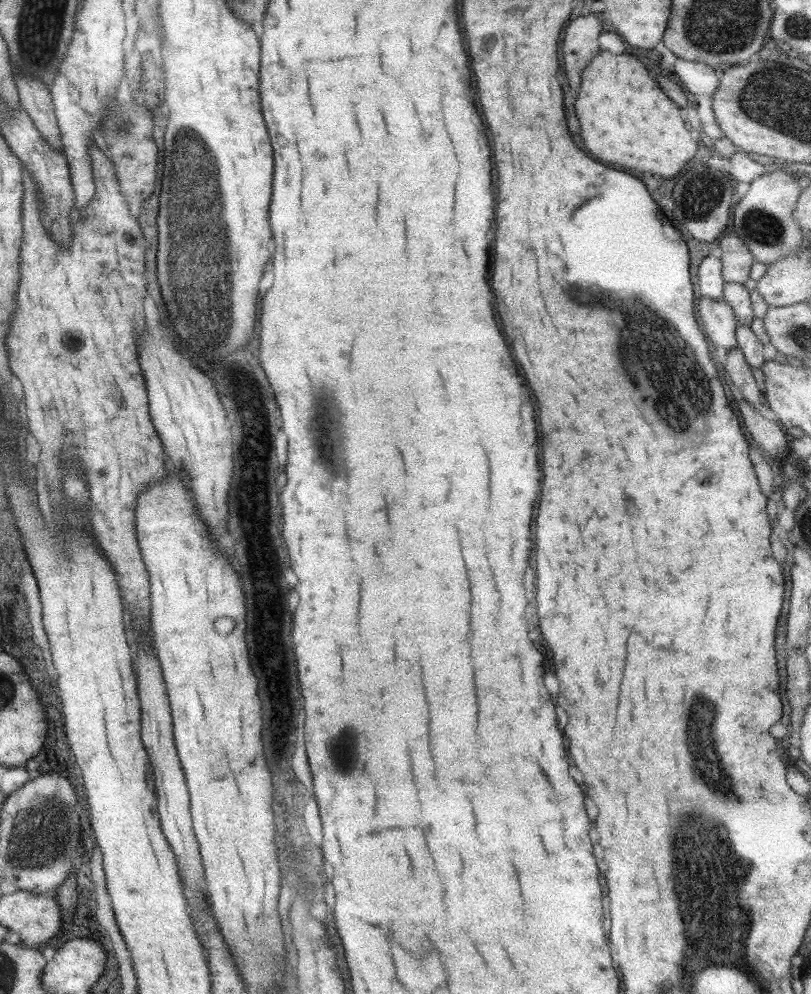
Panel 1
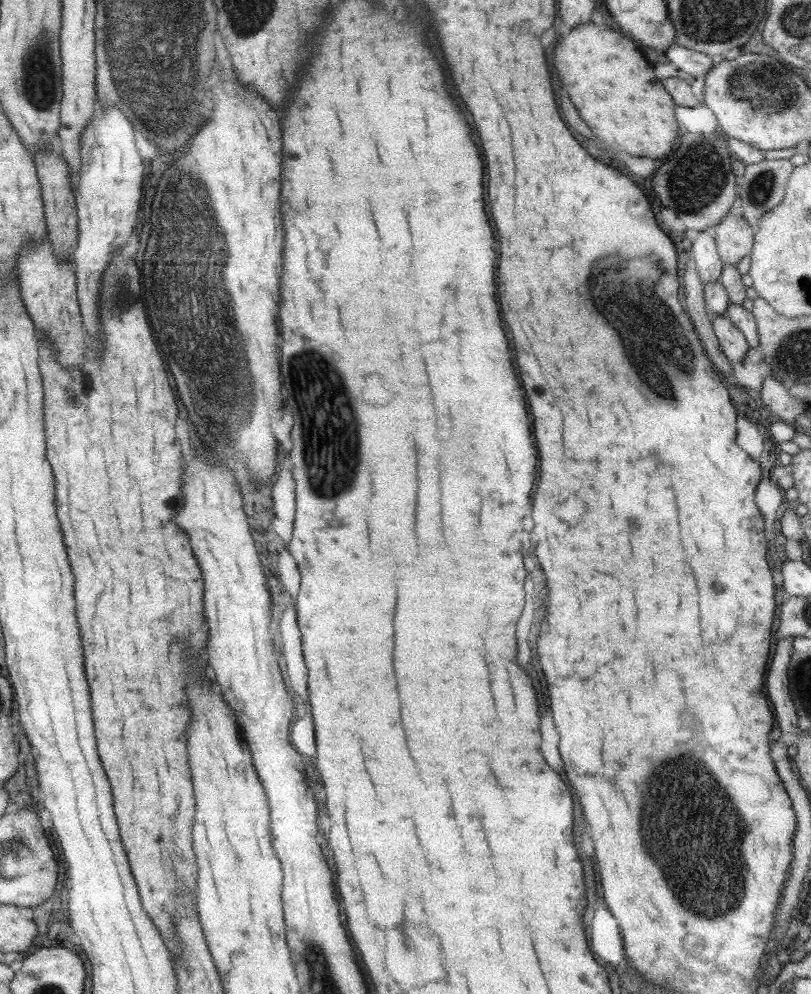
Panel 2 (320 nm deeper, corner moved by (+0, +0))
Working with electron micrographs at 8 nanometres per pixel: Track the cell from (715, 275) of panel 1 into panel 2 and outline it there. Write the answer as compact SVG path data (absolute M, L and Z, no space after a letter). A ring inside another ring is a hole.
M704 231L693 234L689 253L695 261L697 274L703 286L718 280L723 264L713 237Z

